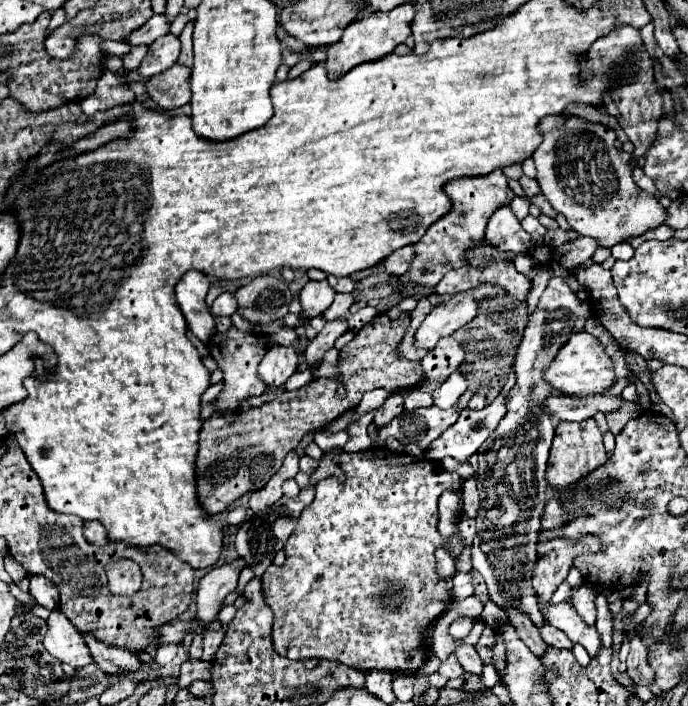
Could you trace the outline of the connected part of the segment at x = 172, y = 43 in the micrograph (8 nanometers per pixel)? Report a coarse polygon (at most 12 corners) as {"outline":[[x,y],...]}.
{"outline":[[174,34],[150,44],[138,66],[144,78],[152,78],[180,56],[180,40]]}

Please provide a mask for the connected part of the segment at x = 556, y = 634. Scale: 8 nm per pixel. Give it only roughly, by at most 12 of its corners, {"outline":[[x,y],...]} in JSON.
{"outline":[[544,624],[540,634],[548,646],[572,648],[572,640],[562,630]]}

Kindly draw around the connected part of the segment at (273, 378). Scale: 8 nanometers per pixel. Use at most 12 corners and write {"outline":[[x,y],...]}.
{"outline":[[270,346],[258,376],[270,388],[298,368],[294,348]]}

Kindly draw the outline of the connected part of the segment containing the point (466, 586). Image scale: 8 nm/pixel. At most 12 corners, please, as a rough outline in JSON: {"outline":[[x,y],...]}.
{"outline":[[470,574],[452,576],[452,602],[474,594]]}

